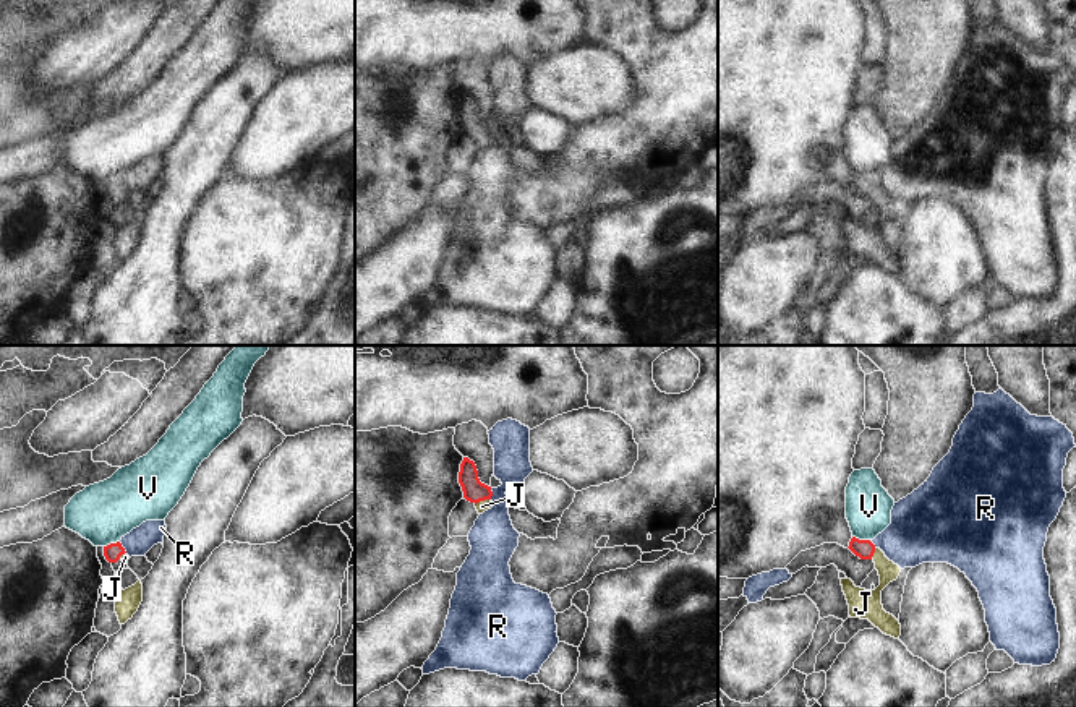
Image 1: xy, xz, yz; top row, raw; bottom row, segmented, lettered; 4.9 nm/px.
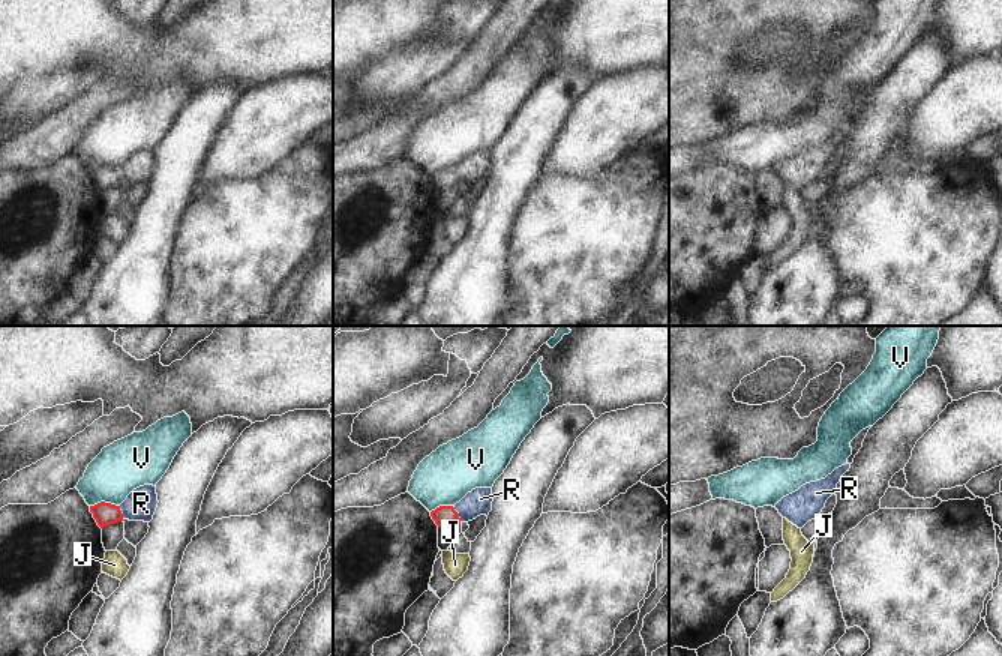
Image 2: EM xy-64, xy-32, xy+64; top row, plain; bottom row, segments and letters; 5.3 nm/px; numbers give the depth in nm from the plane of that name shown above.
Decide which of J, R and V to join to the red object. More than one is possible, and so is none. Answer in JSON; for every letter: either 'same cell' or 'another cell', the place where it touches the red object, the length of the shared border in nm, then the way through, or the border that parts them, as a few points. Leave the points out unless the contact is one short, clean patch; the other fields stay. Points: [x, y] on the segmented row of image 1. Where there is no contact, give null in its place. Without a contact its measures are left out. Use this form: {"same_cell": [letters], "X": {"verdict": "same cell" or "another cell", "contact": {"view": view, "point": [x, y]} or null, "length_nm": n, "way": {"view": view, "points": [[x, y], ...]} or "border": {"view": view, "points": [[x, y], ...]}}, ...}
{"same_cell": ["J"], "J": {"verdict": "same cell", "contact": {"view": "xz", "point": [482, 500]}, "length_nm": 90, "way": {"view": "xz", "points": [[473, 490], [482, 500], [482, 506]]}}, "R": {"verdict": "another cell", "contact": {"view": "xy", "point": [122, 547]}, "length_nm": 70, "border": {"view": "xy", "points": [[119, 542], [127, 552]]}}, "V": {"verdict": "another cell", "contact": {"view": "yz", "point": [861, 540]}, "length_nm": 90, "border": {"view": "yz", "points": [[853, 535], [869, 540]]}}}

